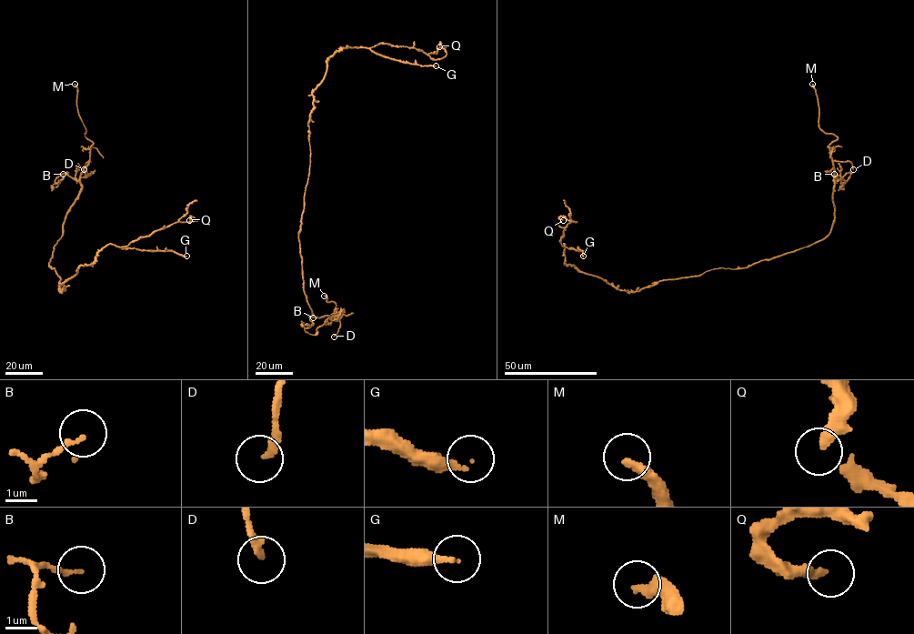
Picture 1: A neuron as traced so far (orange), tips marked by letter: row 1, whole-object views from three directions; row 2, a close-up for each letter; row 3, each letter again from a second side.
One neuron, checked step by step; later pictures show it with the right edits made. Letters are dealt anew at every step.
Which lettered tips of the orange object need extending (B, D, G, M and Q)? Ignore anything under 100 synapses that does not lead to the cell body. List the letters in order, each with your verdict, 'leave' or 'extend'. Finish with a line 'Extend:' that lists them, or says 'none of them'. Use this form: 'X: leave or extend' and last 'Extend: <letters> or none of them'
B: leave
D: leave
G: extend
M: extend
Q: leave
Extend: G, M

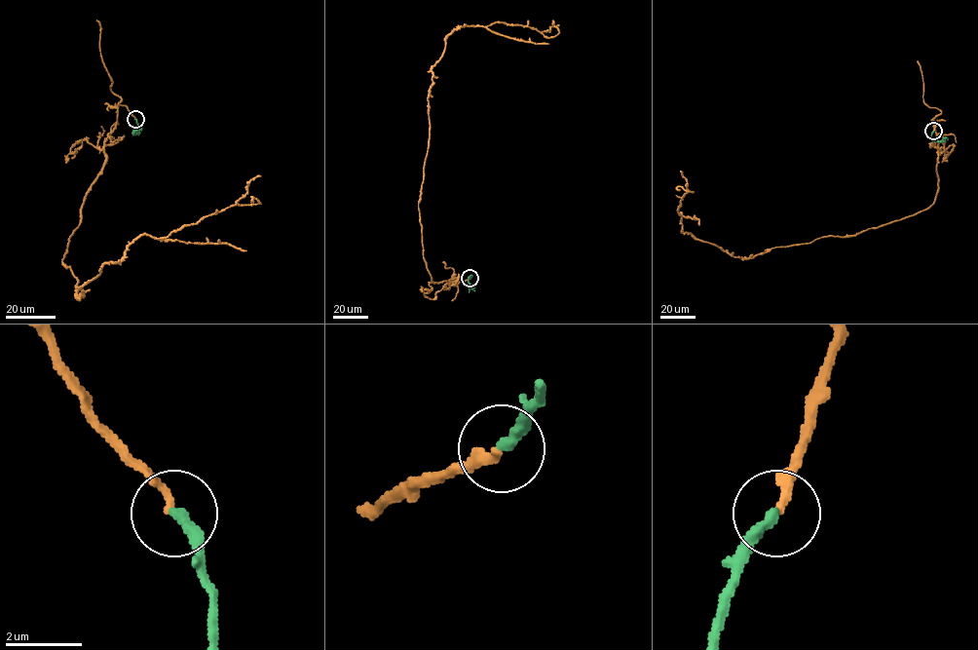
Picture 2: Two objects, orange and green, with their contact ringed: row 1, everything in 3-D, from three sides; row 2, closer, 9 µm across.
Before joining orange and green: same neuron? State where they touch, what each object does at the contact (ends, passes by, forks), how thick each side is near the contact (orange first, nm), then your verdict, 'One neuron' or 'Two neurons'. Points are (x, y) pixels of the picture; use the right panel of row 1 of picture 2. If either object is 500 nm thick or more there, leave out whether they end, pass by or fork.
Place: (933, 131). At the ring orange ends. At the ring green ends. Thickness 200 nm (orange) against 320 nm. One neuron

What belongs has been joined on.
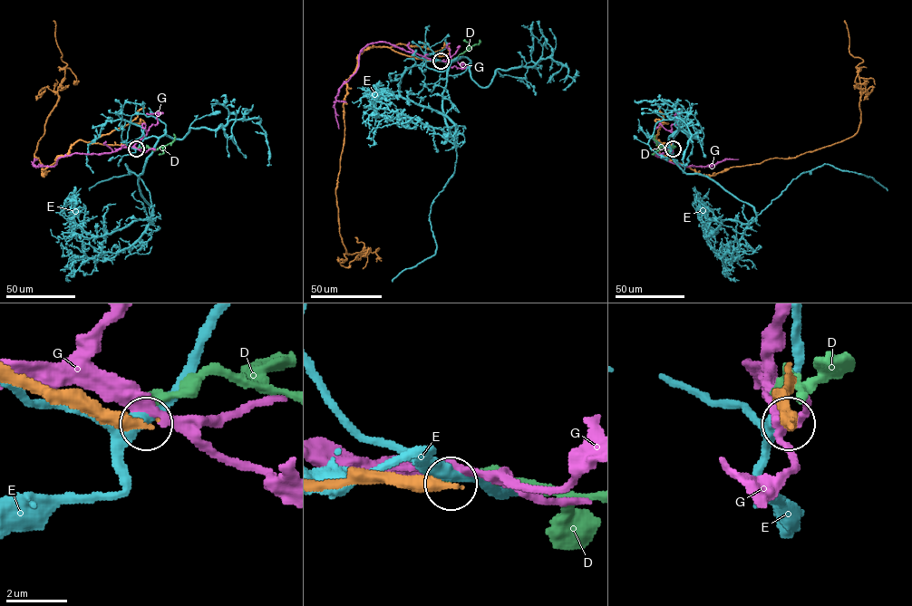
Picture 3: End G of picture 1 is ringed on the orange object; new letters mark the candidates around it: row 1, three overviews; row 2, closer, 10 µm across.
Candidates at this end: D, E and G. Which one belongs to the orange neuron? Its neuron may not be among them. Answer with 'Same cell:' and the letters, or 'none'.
Same cell: none

